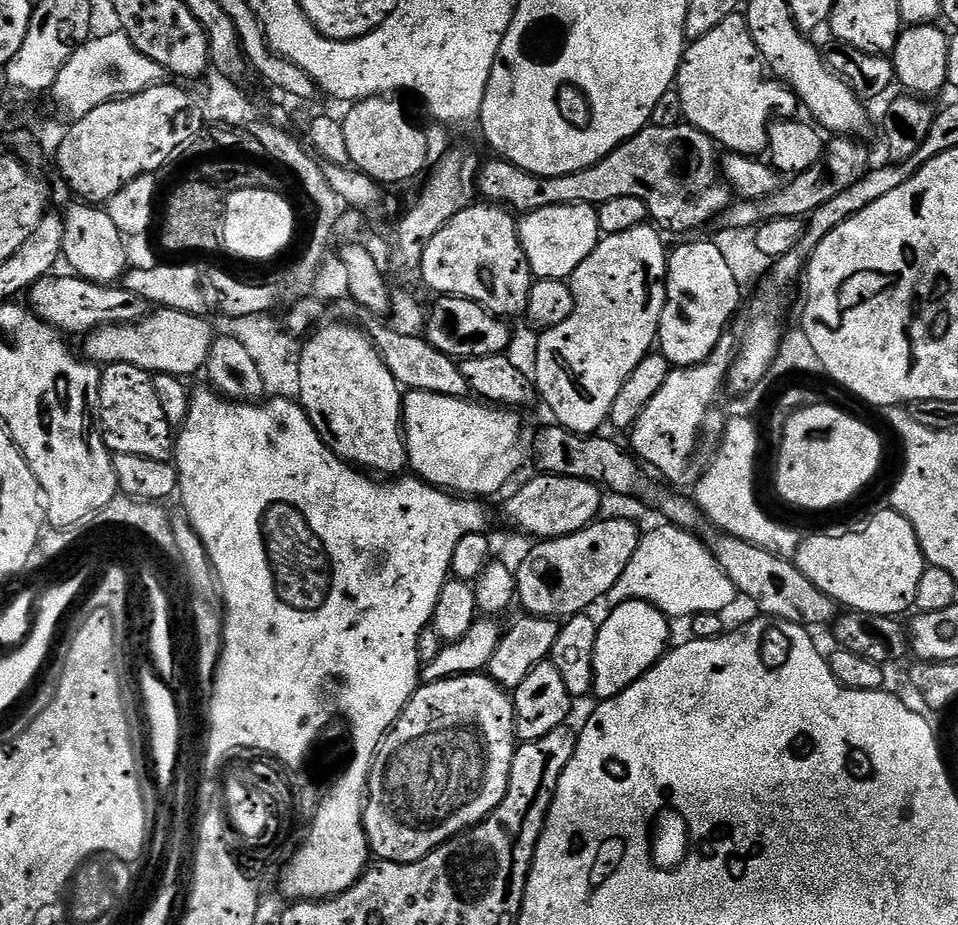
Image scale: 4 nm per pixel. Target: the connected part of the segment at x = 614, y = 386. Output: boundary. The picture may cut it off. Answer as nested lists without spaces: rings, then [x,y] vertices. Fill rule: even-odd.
[[[646,223],[642,226],[638,226],[634,230],[626,230],[622,234],[604,236],[594,251],[588,255],[586,262],[582,262],[582,266],[578,266],[578,270],[574,270],[574,274],[570,278],[574,302],[576,303],[574,306],[574,314],[570,314],[570,318],[566,318],[566,322],[562,322],[562,326],[546,328],[539,333],[540,341],[536,344],[534,387],[539,399],[541,401],[544,399],[545,406],[556,415],[555,423],[559,425],[559,427],[568,428],[570,431],[578,433],[579,436],[599,433],[601,429],[603,429],[600,427],[602,427],[603,424],[607,425],[609,423],[614,400],[618,398],[618,390],[622,390],[626,378],[630,378],[630,374],[634,374],[638,362],[642,362],[642,358],[646,358],[653,351],[660,331],[662,310],[668,301],[668,258],[670,252],[667,247],[664,249],[664,240],[660,235],[662,235],[662,232],[659,227],[653,226],[651,223]]]

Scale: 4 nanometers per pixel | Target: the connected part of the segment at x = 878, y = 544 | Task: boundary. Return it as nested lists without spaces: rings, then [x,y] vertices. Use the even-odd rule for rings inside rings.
[[[885,510],[880,512],[868,525],[864,532],[848,532],[845,536],[807,536],[800,541],[800,546],[794,559],[796,569],[818,590],[822,590],[837,605],[845,604],[845,609],[854,612],[865,612],[875,616],[899,617],[899,612],[911,609],[916,603],[918,582],[922,582],[922,574],[926,561],[918,538],[914,534],[914,526],[901,512]]]

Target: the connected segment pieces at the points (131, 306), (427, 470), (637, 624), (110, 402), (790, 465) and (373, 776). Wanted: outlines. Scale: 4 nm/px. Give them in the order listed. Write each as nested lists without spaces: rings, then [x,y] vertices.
[[[49,274],[34,282],[26,293],[26,300],[29,300],[27,303],[41,320],[53,324],[66,334],[87,334],[106,324],[136,324],[149,315],[150,306],[147,302],[123,286],[96,284],[75,274],[56,275]]]
[[[409,391],[404,396],[404,442],[411,471],[425,484],[442,488],[465,498],[485,498],[500,492],[508,479],[524,464],[524,440],[520,437],[520,420],[515,411],[504,406],[471,404],[471,399],[450,398],[442,394]]]
[[[631,600],[615,605],[612,613],[599,621],[594,646],[594,682],[592,692],[597,701],[609,700],[626,690],[642,674],[654,667],[665,652],[669,651],[669,617],[654,606],[641,600]]]
[[[110,364],[100,373],[100,395],[98,397],[98,424],[102,429],[104,445],[109,452],[133,452],[142,458],[171,461],[174,456],[174,426],[167,420],[166,411],[158,402],[153,377],[133,364]]]
[[[828,402],[810,406],[810,410],[798,410],[783,421],[782,428],[784,437],[780,440],[780,461],[776,464],[776,488],[781,498],[796,508],[813,508],[816,512],[823,508],[836,508],[854,499],[875,478],[880,468],[884,444],[879,434],[870,425],[863,424],[858,417]]]
[[[487,674],[452,676],[433,684],[421,683],[404,713],[396,719],[372,763],[364,801],[364,829],[377,861],[412,864],[440,844],[475,828],[502,802],[518,747],[513,697]]]

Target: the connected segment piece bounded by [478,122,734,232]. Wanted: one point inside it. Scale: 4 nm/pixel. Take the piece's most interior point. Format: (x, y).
(675, 170)

